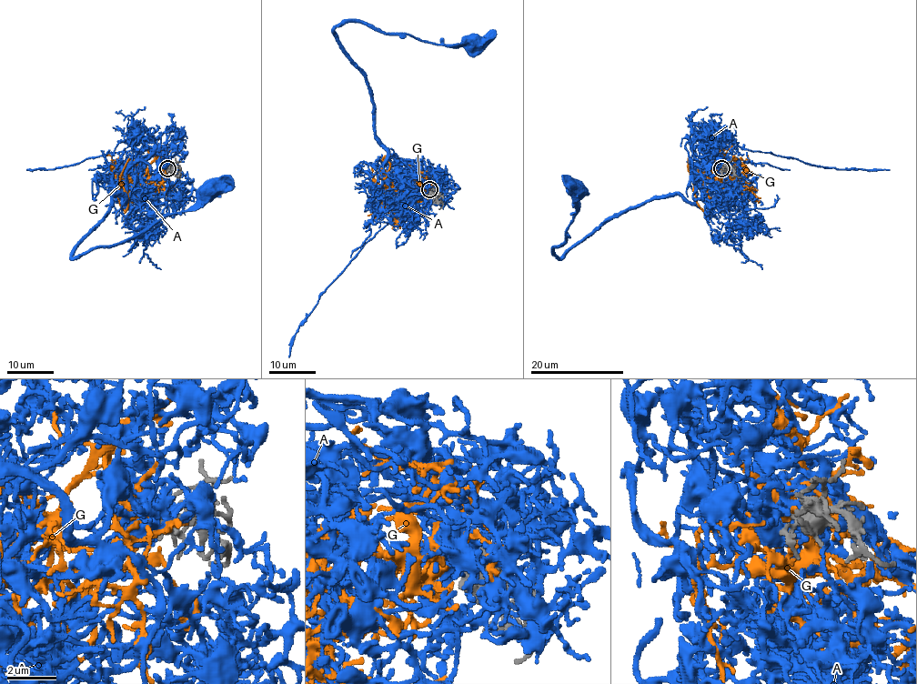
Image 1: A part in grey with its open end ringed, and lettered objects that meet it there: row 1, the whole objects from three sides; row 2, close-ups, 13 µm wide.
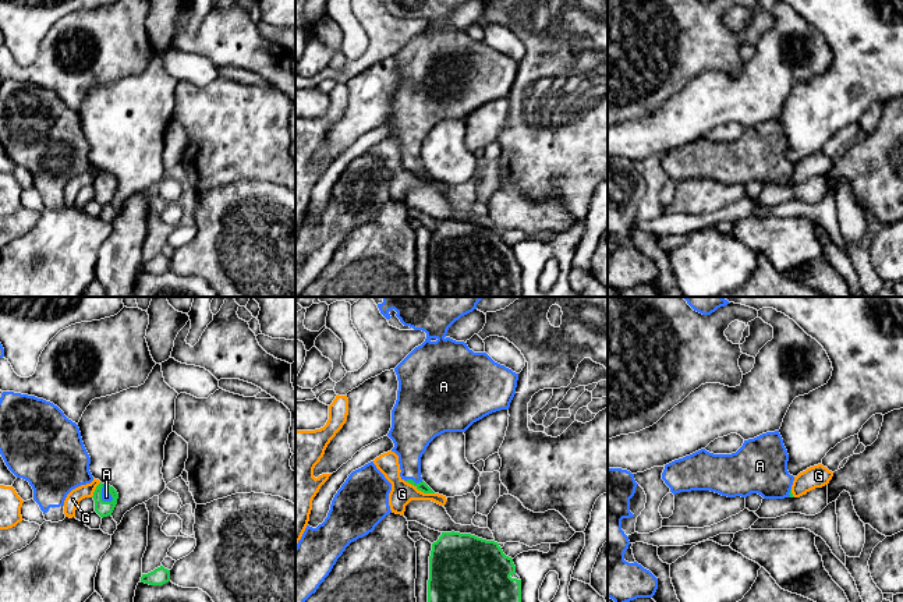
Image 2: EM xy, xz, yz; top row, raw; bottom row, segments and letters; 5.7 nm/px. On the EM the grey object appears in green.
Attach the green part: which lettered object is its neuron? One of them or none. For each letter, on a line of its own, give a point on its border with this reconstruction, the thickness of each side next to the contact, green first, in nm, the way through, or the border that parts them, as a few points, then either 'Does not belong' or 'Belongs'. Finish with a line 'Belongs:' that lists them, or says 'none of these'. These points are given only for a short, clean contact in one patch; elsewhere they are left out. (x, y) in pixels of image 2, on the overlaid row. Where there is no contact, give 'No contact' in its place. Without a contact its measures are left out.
A: Touches green at xy (109, 492). Thickness 90 nm (green) against 60 nm. Path across: xy (103, 509), (112, 499), (109, 492), (106, 496). Belongs
G: Touches green at xz (420, 489). Thickness 60 nm (green) against 140 nm. Boundary: xz (404, 481), (424, 492), (434, 494). Does not belong
Belongs: A

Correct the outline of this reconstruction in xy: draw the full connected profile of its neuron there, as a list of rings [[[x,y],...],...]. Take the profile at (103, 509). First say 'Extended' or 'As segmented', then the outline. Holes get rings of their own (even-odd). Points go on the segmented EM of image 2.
Extended. [[[100,482],[92,497],[95,500],[95,511],[103,518],[111,516],[117,504],[118,493],[113,486]]]

